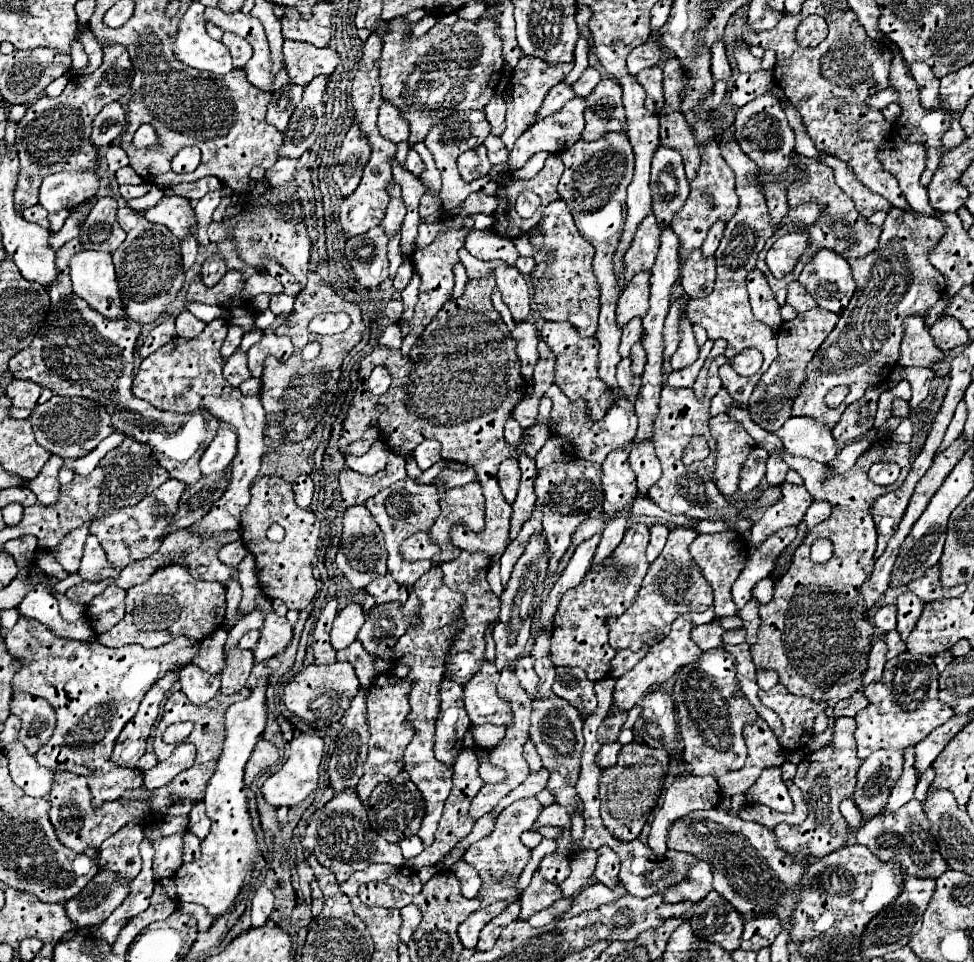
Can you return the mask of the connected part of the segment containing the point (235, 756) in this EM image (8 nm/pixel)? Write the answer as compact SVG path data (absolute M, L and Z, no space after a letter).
M260 680L252 690L248 700L236 702L226 712L226 740L224 752L218 760L214 776L206 786L206 814L212 820L210 834L200 842L200 858L184 862L176 874L176 890L182 902L192 902L204 906L212 916L222 916L242 892L246 876L252 872L258 848L256 834L252 830L252 820L248 814L248 798L244 788L244 766L266 726L266 682Z

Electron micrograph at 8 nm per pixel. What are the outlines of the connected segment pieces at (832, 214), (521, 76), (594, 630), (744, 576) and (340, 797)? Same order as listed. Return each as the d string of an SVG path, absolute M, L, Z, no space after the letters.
M810 160L810 162L812 164L806 164L808 180L792 184L792 188L788 192L788 204L798 206L802 202L816 202L822 206L822 214L816 220L816 250L828 248L828 250L844 256L846 260L856 260L856 258L868 256L870 252L874 252L874 248L878 248L878 238L880 238L882 228L866 222L856 212L852 198L836 186L830 166L816 164L814 160Z
M522 56L522 58L520 58L520 62L518 62L516 68L514 68L512 80L510 80L510 84L508 84L506 92L504 92L504 100L506 100L508 112L506 112L506 130L504 130L504 134L502 134L500 138L502 138L502 142L504 142L504 146L506 146L508 152L514 148L514 140L516 140L522 132L526 132L528 126L534 124L536 114L538 114L538 110L542 108L542 100L546 98L546 94L550 92L550 88L552 88L554 84L558 84L560 80L564 80L564 78L568 76L568 72L572 70L572 66L574 66L572 62L570 62L570 64L550 66L550 64L546 64L544 60L534 60L534 58L530 58L530 56Z
M642 522L632 524L618 548L608 556L602 564L596 566L596 572L590 570L586 578L576 586L570 588L558 606L554 616L554 630L552 630L552 662L556 666L578 666L586 672L588 680L598 682L608 676L610 660L614 658L616 650L608 646L608 618L620 618L626 608L634 602L640 582L648 570L646 562L646 546L648 546L648 526Z
M788 526L778 530L776 534L772 534L758 550L752 550L748 560L746 560L746 568L742 570L742 574L738 576L734 588L732 588L732 600L738 608L738 612L744 608L744 604L750 600L752 596L752 588L758 580L768 578L774 570L774 562L780 556L780 552L796 538L796 526Z
M342 792L336 794L324 808L316 810L308 828L306 836L302 838L304 850L314 854L322 866L330 868L338 882L348 880L354 872L368 868L374 862L390 862L391 865L400 867L404 864L404 856L398 844L386 842L380 834L376 834L366 816L364 804L358 800L356 792Z

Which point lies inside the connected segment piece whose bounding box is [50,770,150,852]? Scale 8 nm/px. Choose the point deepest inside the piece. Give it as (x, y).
(78, 824)

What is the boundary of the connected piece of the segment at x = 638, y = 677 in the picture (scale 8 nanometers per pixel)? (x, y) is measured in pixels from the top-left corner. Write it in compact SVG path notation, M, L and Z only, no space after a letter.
M708 608L708 610L702 612L702 614L690 612L690 614L682 614L680 618L676 618L674 624L672 624L670 634L668 634L662 642L654 644L654 646L648 650L648 654L646 654L630 672L626 672L626 676L622 676L622 678L616 680L614 706L616 706L616 708L622 708L622 710L630 710L652 686L658 686L658 684L670 680L680 668L684 668L686 664L696 662L696 660L700 658L702 650L692 642L690 630L692 630L694 626L698 626L698 624L706 624L706 622L712 622L712 620L714 620L714 608Z

